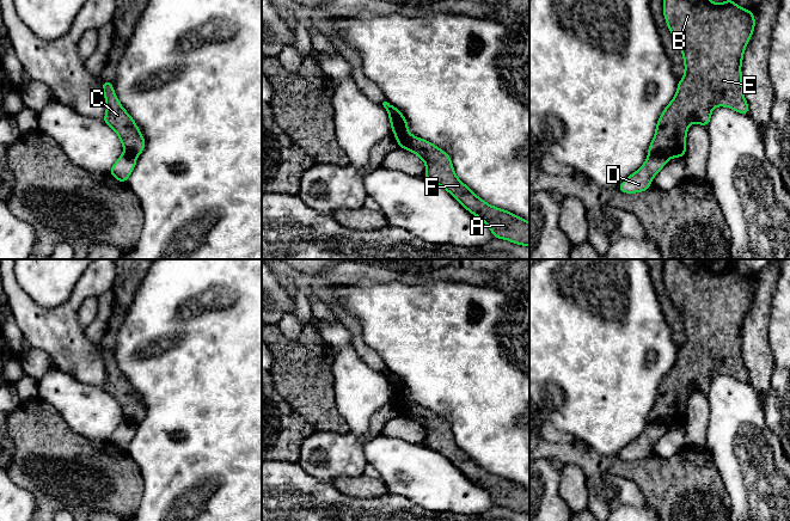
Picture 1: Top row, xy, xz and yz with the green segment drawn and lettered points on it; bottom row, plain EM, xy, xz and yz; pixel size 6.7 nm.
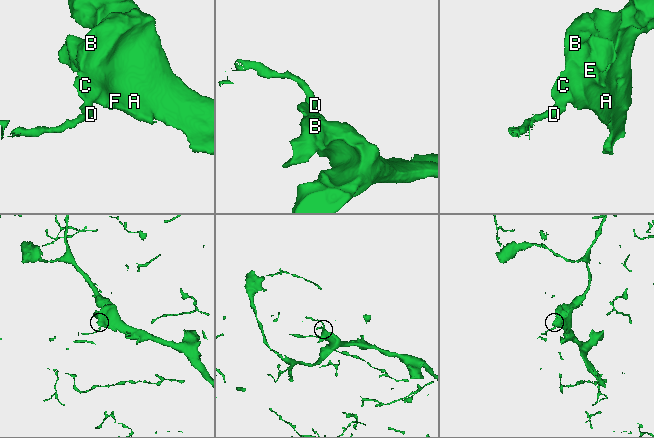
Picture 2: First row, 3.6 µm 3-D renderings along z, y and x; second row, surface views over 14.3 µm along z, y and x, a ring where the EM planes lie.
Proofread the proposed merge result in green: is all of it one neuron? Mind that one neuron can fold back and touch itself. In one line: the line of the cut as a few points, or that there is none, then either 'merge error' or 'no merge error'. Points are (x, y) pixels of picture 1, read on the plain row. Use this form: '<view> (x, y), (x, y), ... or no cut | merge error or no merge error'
xz (387, 378), (402, 384), (399, 392), (392, 398) | merge error

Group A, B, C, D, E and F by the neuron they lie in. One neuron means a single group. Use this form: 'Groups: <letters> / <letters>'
Groups: A B C E F / D

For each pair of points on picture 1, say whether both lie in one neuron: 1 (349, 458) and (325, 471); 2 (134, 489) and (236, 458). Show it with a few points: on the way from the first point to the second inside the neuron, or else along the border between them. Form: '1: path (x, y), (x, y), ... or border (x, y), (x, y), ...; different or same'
1: path (343, 458), (338, 458), (331, 465); same
2: border (133, 460), (139, 467), (144, 484), (139, 508); different

